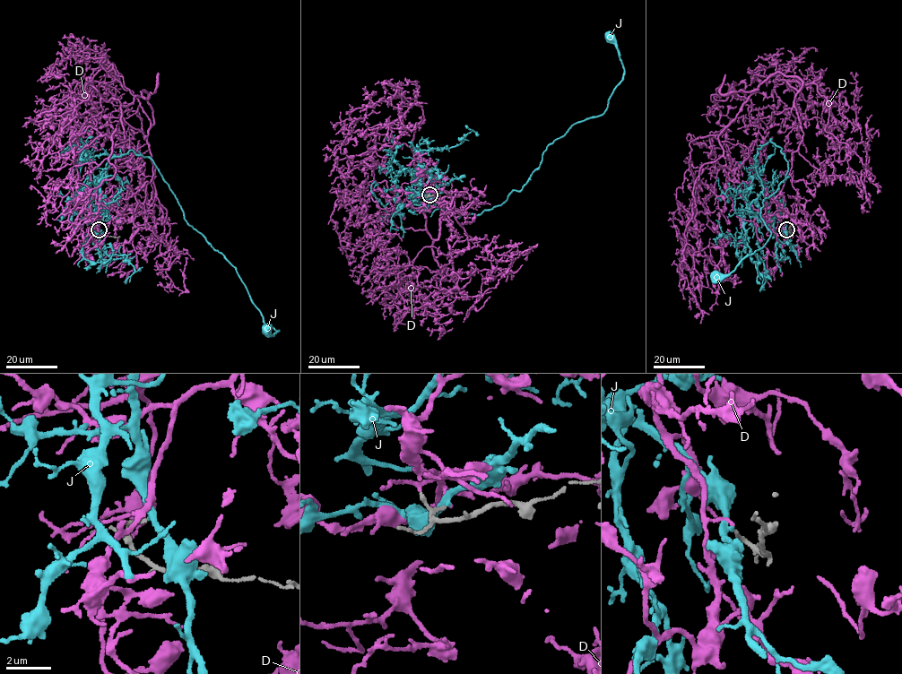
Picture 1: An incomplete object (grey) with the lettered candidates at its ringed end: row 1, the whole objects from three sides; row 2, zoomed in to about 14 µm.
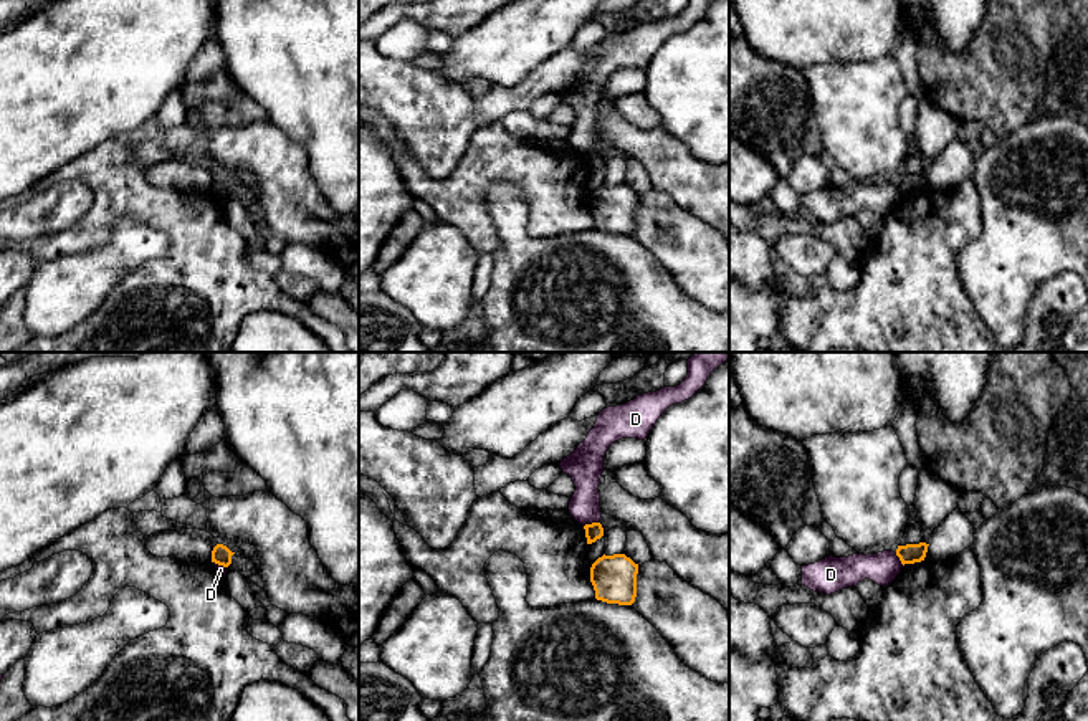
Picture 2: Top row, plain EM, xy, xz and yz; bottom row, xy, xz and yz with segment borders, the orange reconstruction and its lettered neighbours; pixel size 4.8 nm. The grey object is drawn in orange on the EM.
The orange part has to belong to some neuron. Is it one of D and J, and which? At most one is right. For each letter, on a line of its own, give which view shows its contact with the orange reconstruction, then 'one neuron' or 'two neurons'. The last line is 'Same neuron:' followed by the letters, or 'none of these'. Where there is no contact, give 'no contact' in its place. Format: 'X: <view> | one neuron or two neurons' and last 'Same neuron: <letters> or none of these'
D: xz | two neurons
J: no contact | one neuron
Same neuron: J

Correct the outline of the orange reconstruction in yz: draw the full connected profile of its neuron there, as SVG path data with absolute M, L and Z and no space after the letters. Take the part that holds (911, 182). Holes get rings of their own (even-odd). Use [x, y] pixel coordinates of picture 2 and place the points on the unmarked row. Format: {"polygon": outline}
{"polygon": "M926 172L898 175L896 185L900 187L903 195L921 192L926 187L928 175L929 174Z"}

